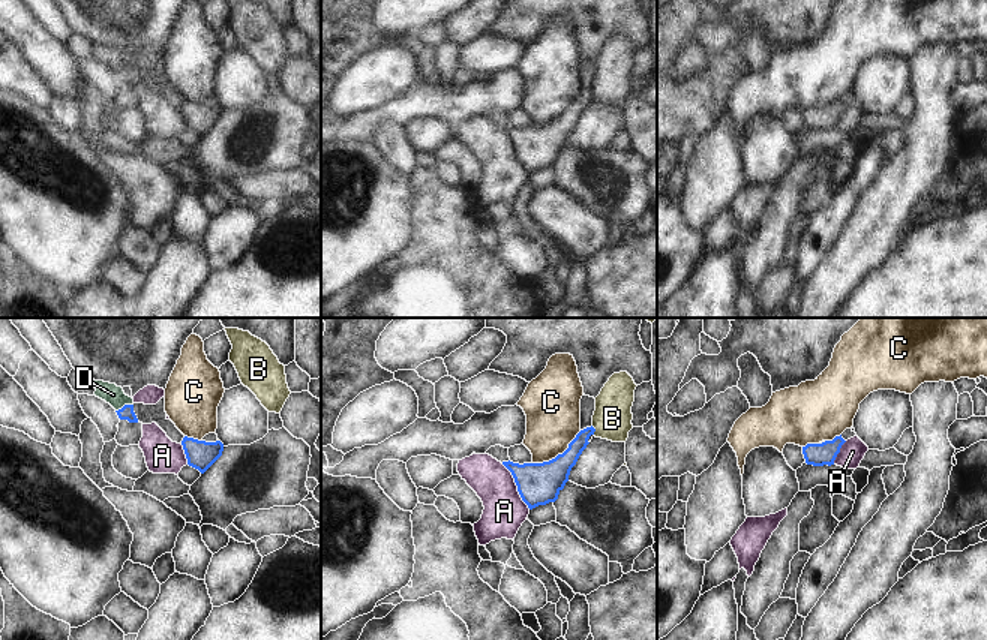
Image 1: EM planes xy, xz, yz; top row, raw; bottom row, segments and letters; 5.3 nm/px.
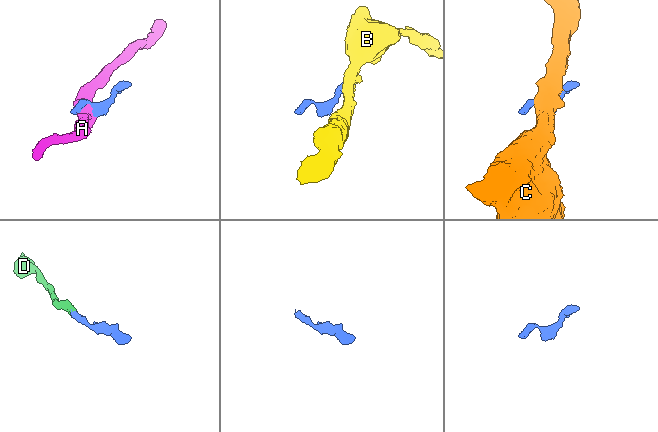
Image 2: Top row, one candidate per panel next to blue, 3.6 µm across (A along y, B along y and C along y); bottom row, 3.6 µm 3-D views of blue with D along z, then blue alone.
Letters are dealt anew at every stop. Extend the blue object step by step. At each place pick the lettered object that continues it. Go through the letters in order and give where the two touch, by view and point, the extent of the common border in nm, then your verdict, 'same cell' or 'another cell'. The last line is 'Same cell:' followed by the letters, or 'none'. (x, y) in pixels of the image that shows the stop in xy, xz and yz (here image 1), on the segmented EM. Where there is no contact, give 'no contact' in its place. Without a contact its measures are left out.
A: contact xz (516, 484); length 300 nm; another cell
B: contact xz (594, 430); length 50 nm; another cell
C: contact xz (558, 454); length 320 nm; another cell
D: contact xy (125, 405); length 100 nm; same cell
Same cell: D

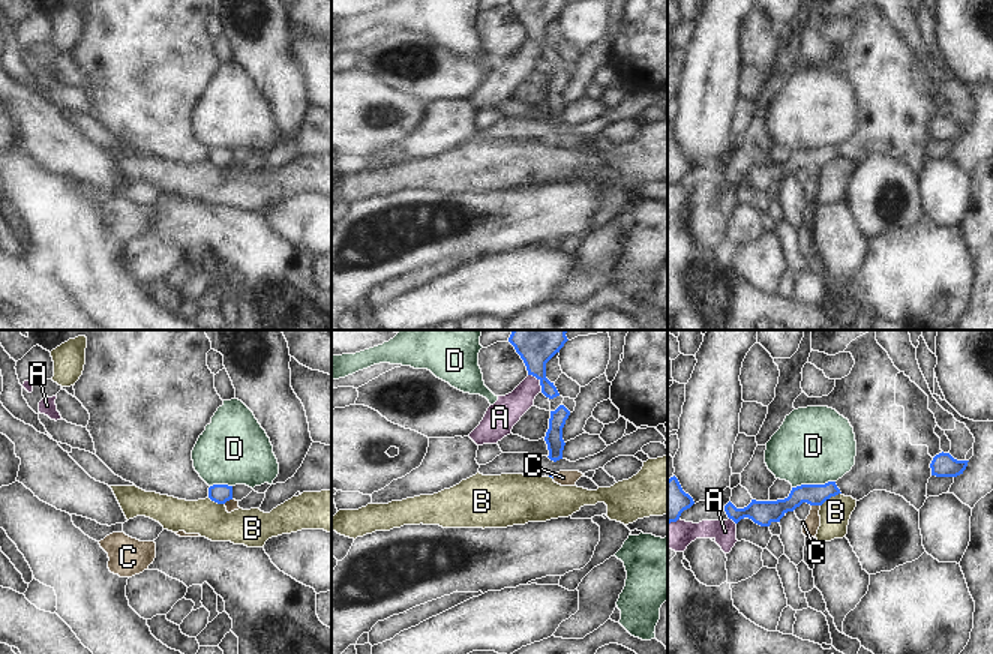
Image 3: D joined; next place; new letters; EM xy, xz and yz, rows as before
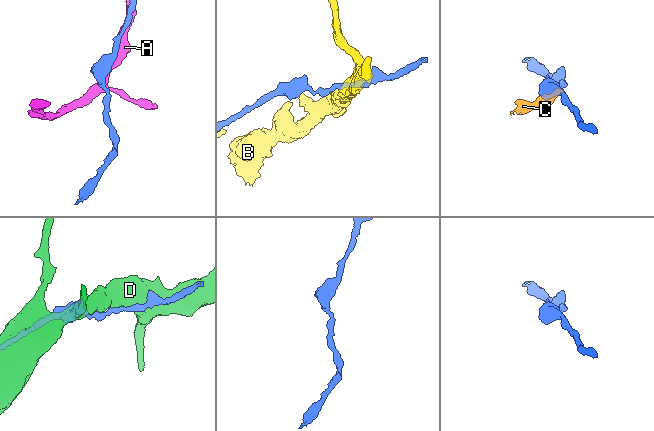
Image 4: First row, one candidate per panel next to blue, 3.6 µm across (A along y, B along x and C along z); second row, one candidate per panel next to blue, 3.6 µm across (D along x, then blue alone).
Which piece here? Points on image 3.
A: contact xz (540, 381); length 130 nm; another cell
B: contact yz (830, 497); length 130 nm; another cell
C: contact yz (816, 504); length 50 nm; another cell
D: contact yz (813, 485); length 240 nm; another cell
Same cell: none

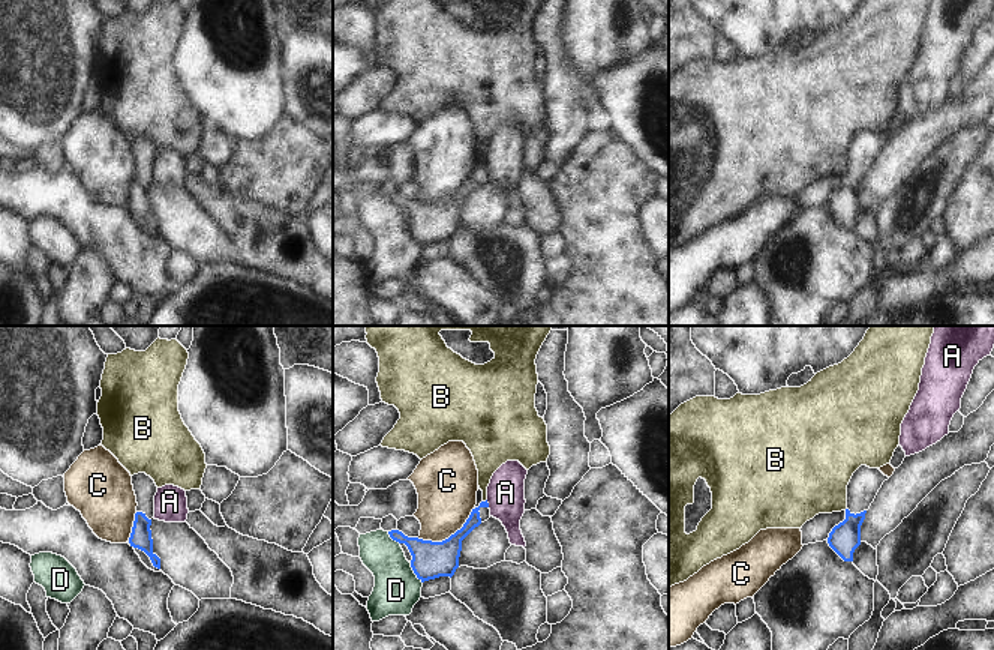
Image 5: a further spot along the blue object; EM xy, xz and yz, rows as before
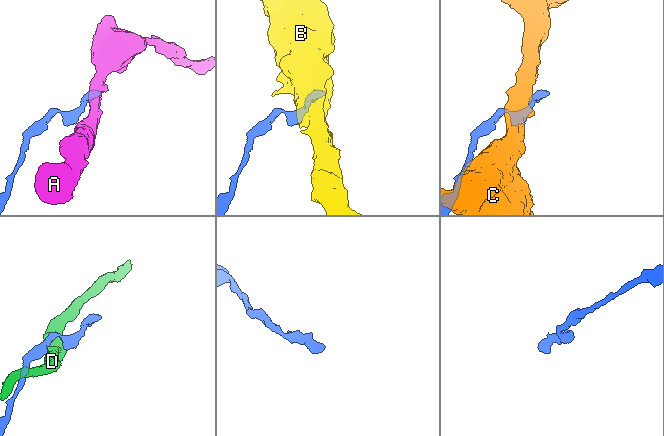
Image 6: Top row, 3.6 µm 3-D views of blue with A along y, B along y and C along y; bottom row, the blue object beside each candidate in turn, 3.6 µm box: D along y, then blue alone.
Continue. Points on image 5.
A: contact xz (488, 503); length 40 nm; another cell
B: contact xz (486, 500); length 30 nm; another cell
C: contact xz (450, 536); length 340 nm; another cell
D: contact xz (414, 572); length 130 nm; another cell
Same cell: none

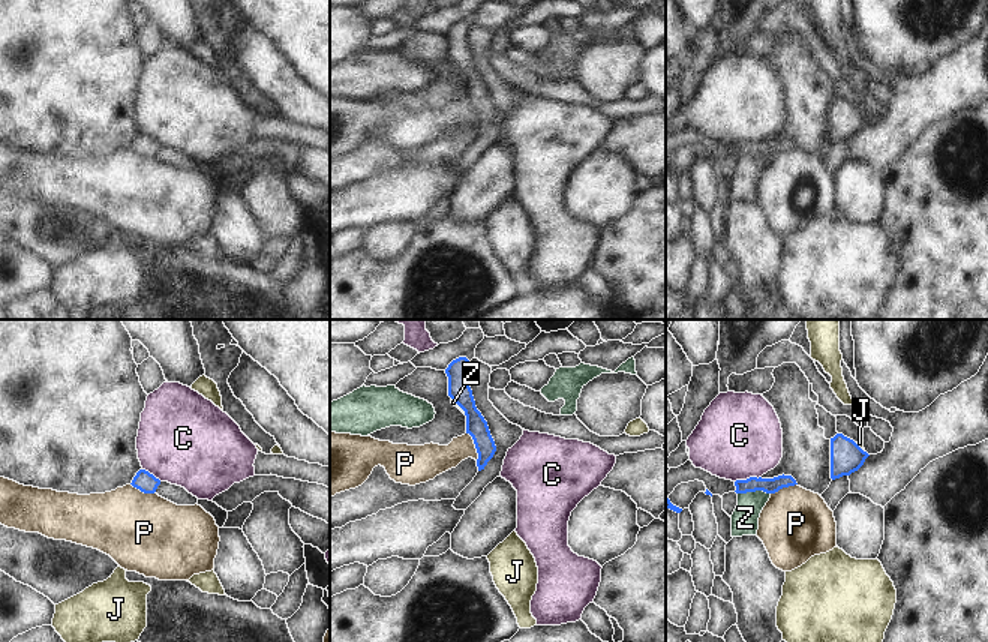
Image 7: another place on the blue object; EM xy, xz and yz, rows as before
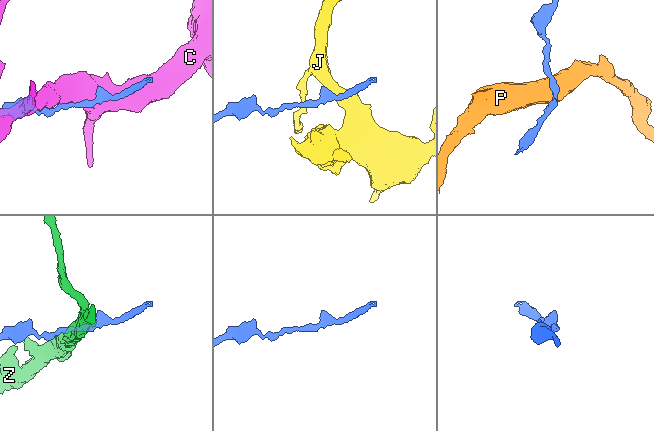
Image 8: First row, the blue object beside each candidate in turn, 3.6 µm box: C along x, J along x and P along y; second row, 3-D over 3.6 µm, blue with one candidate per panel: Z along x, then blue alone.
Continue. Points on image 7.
C: contact yz (747, 479); length 150 nm; another cell
J: contact yz (859, 447); length 80 nm; another cell
P: contact xz (476, 446); length 160 nm; another cell
Z: contact yz (753, 491); length 180 nm; another cell
Same cell: none

